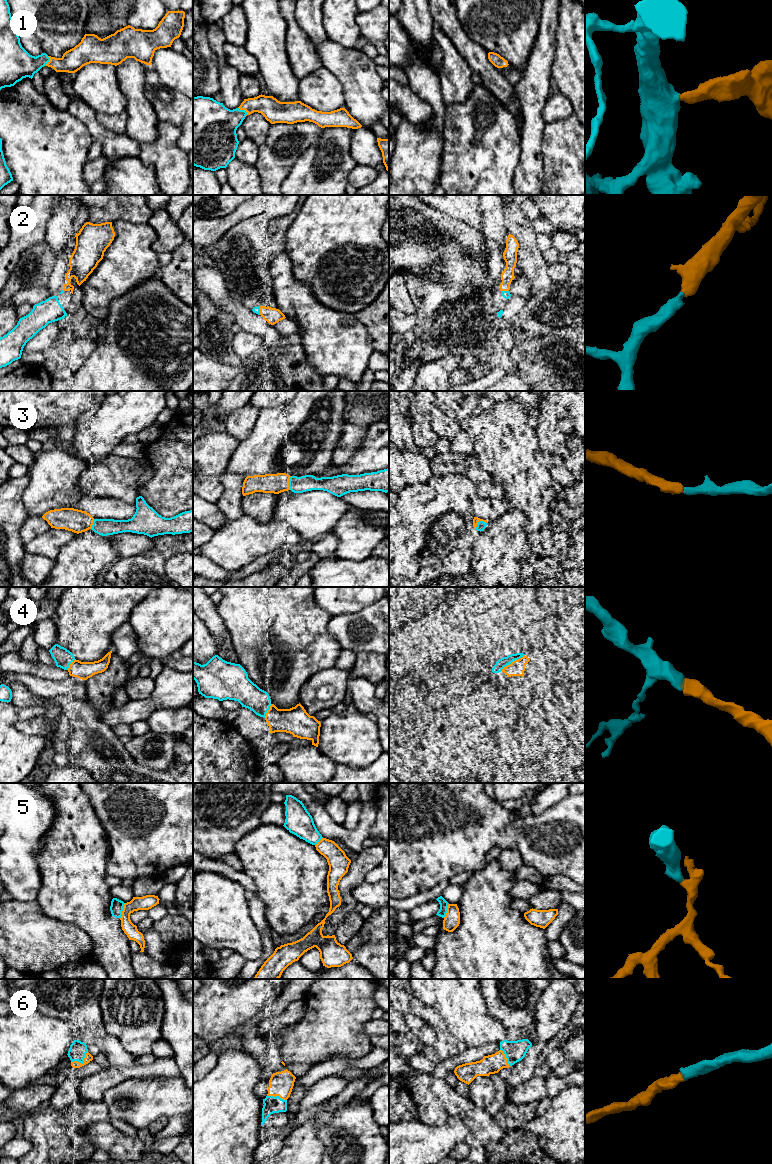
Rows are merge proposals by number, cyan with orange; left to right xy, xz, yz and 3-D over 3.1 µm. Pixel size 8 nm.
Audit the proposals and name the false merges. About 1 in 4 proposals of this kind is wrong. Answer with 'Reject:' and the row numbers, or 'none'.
Reject: 5

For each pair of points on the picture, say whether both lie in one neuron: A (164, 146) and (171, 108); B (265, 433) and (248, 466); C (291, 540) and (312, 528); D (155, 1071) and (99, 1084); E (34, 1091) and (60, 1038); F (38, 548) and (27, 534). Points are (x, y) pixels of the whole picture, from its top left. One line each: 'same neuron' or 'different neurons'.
A: different neurons
B: same neuron
C: different neurons
D: same neuron
E: different neurons
F: different neurons

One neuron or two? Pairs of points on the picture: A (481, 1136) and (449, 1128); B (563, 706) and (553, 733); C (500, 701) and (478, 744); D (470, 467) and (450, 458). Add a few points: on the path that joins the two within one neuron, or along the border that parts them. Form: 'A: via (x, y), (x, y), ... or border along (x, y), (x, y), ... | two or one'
A: border along (450, 1117), (458, 1117), (466, 1126), (464, 1140) | two
B: via (556, 713), (553, 717), (553, 726) | one
C: border along (474, 700), (492, 708), (497, 713), (498, 723) | two
D: via (465, 464), (455, 463) | one

